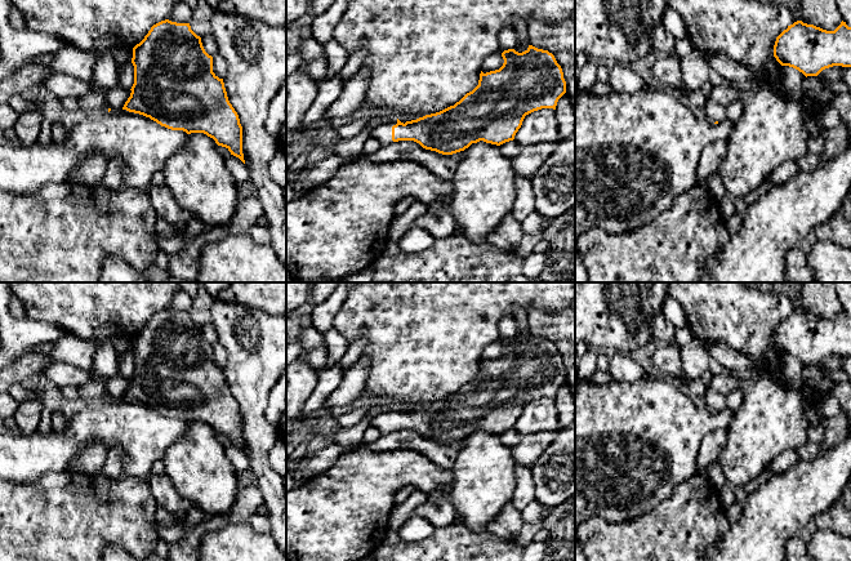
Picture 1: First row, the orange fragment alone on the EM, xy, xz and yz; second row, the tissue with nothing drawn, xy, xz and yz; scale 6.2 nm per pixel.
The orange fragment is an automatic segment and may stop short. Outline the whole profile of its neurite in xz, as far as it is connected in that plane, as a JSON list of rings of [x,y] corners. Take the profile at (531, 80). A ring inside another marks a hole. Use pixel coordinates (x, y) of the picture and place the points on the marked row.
[[[529,45],[522,53],[504,50],[502,57],[503,66],[486,74],[481,71],[478,85],[454,106],[406,123],[395,119],[380,124],[370,132],[370,138],[378,139],[382,146],[414,141],[442,155],[464,151],[480,141],[496,146],[513,141],[526,115],[542,108],[556,110],[558,99],[566,93],[566,81],[561,66],[548,50]]]

